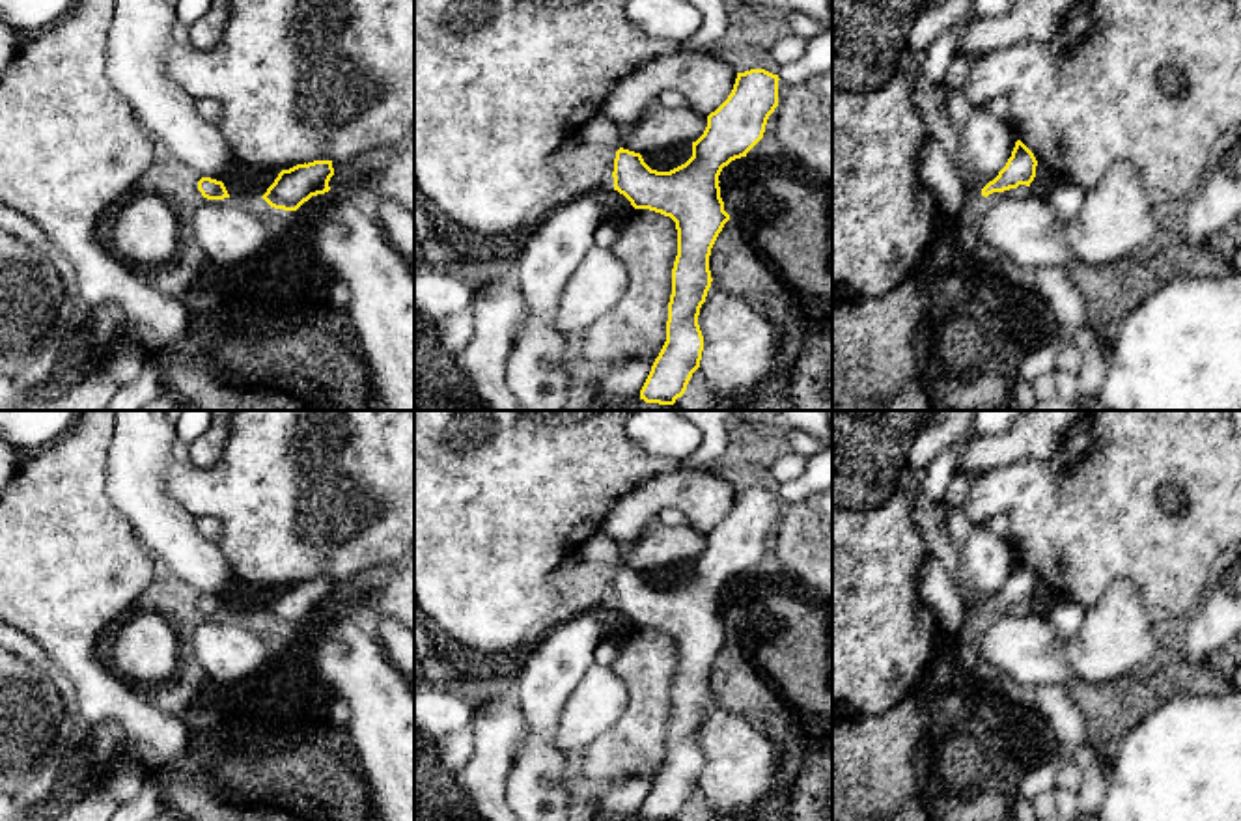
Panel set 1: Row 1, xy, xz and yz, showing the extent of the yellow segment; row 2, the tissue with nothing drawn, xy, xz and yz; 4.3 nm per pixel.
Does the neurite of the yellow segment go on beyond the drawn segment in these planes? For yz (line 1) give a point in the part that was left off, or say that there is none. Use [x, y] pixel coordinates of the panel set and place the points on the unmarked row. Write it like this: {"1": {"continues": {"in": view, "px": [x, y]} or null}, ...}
{"1": {"continues": null}}

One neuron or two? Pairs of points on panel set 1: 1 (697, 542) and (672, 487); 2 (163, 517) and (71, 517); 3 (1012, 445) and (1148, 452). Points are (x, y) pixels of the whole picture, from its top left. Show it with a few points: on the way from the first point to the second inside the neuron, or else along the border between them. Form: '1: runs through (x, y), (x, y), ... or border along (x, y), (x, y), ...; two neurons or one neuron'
1: border along (689, 523), (706, 534); two neurons
2: border along (107, 489), (112, 506), (135, 530); two neurons
3: border along (1072, 430), (1049, 459), (1017, 459); two neurons

